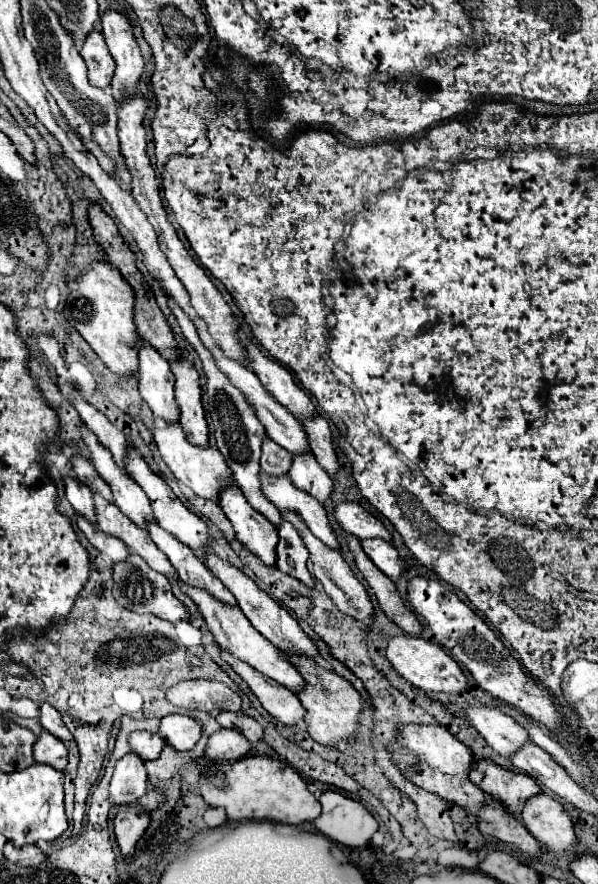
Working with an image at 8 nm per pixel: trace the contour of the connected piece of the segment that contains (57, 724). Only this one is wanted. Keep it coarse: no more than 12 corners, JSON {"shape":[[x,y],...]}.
{"shape":[[40,705],[38,717],[42,729],[70,741],[72,733],[62,723],[60,713],[48,705]]}

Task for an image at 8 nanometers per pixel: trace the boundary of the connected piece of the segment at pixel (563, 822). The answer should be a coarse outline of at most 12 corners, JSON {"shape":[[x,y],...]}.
{"shape":[[544,793],[530,799],[522,821],[530,835],[570,863],[576,835],[570,817]]}

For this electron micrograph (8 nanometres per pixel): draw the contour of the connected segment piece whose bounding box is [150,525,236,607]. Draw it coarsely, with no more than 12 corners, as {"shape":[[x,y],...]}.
{"shape":[[158,525],[156,547],[186,585],[214,593],[236,607],[232,593],[186,545]]}

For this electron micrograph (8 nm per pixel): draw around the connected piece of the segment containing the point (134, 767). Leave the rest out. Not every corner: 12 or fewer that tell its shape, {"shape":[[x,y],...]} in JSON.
{"shape":[[126,753],[114,765],[110,807],[146,795],[144,761]]}

